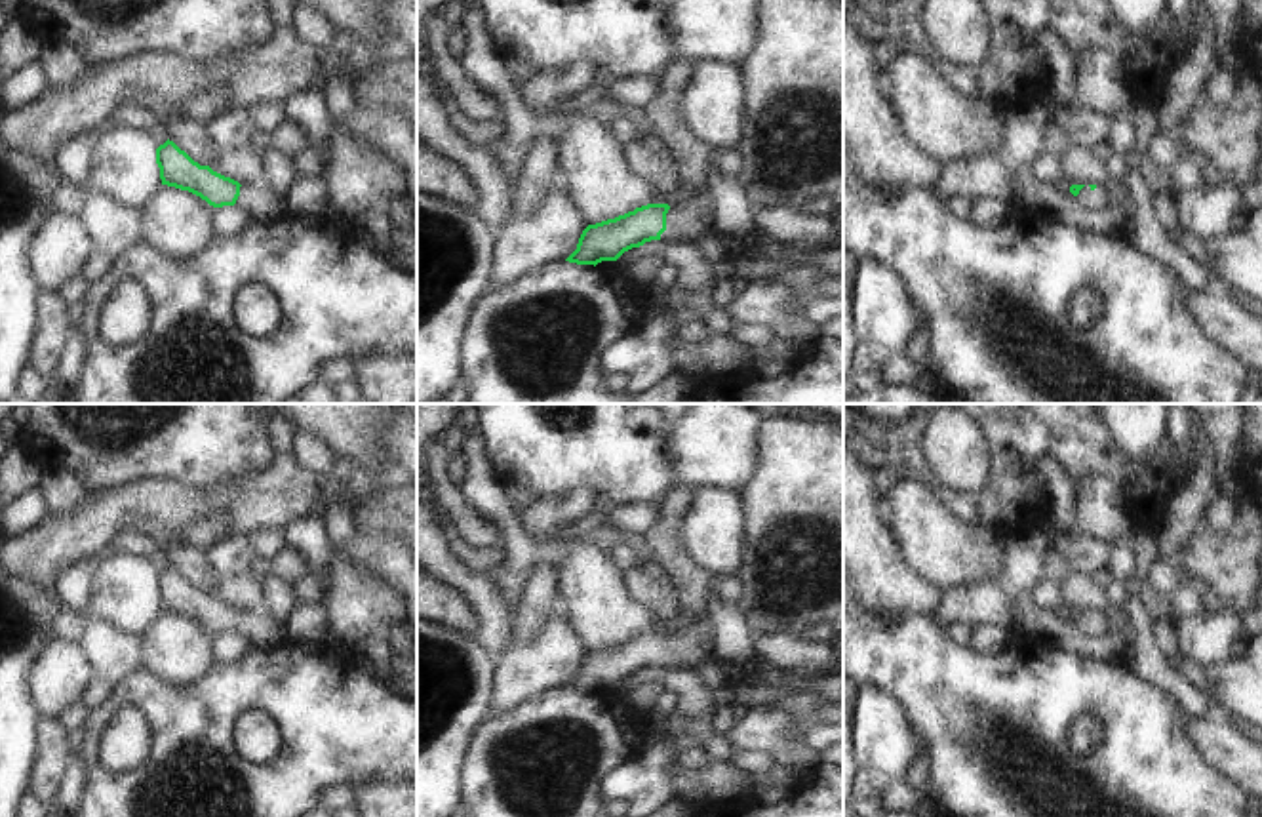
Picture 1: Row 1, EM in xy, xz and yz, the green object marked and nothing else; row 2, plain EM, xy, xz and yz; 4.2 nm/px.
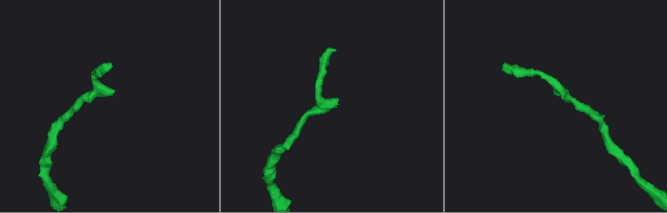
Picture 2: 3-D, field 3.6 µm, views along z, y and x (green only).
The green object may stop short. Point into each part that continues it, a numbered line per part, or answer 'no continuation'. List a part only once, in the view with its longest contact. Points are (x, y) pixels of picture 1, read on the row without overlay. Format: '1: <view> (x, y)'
1: xz (684, 650)

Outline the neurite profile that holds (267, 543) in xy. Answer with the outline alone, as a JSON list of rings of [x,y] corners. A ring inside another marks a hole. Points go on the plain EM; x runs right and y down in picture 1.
[[[282,528],[255,529],[247,535],[247,543],[255,556],[270,562],[286,547],[286,531]]]

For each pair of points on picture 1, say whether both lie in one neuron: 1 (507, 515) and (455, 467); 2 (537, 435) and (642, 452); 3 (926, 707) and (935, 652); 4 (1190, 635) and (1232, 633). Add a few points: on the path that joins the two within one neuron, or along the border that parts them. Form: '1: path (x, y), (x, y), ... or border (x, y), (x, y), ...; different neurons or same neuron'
1: border (461, 454), (463, 478), (457, 486); different neurons
2: path (564, 440), (615, 442); same neuron
3: path (933, 694), (933, 665); same neuron
4: path (1200, 635), (1222, 635); same neuron

